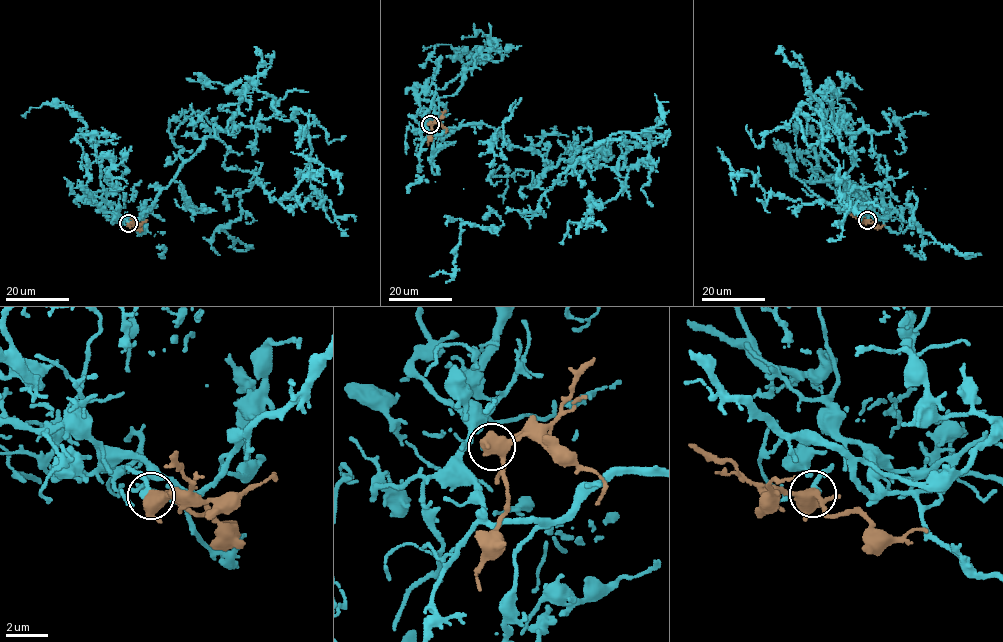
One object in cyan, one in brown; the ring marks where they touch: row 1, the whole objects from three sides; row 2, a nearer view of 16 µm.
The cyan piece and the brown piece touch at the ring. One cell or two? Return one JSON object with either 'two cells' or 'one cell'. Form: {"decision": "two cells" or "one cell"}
{"decision": "one cell"}

